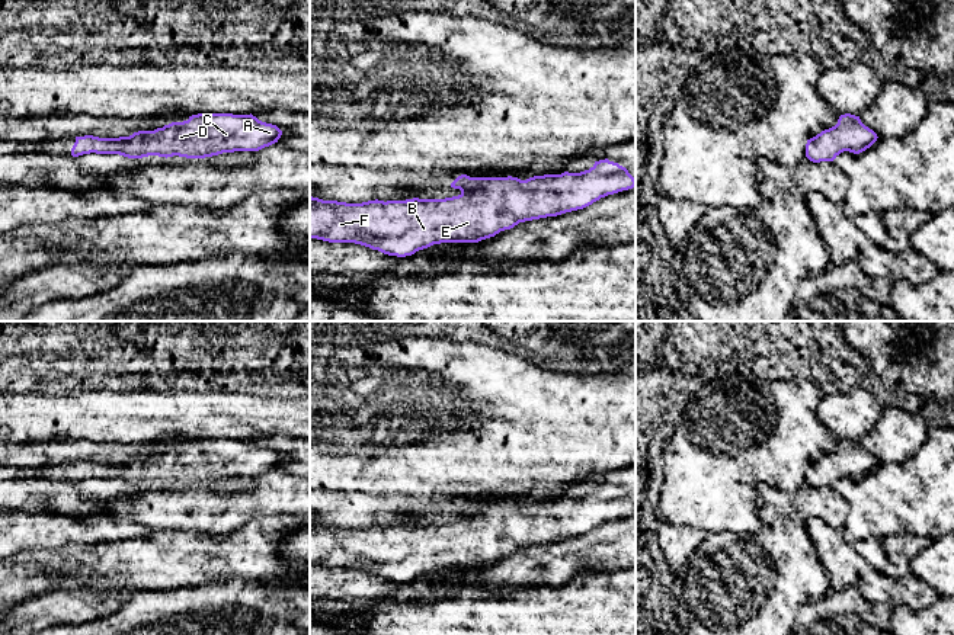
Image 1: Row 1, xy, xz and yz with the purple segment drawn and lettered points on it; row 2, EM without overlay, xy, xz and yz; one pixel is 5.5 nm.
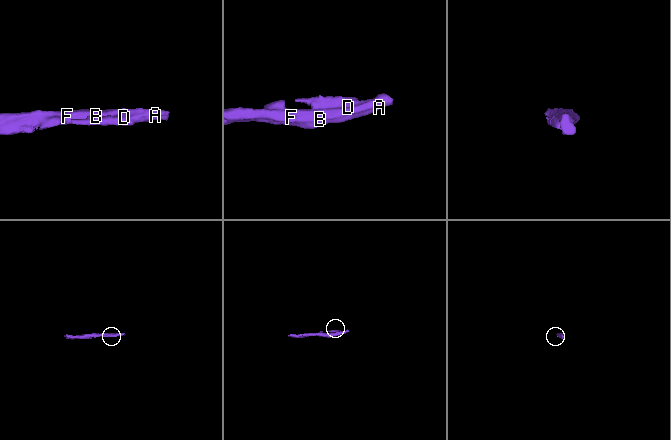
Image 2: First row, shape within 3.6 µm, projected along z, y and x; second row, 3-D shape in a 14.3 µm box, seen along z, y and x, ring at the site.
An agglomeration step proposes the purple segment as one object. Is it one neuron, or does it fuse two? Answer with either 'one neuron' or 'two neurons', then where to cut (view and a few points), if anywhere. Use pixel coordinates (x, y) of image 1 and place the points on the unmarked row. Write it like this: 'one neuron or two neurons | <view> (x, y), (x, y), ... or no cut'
one neuron | no cut

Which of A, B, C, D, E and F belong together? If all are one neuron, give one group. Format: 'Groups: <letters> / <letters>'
Groups: A B C D E F

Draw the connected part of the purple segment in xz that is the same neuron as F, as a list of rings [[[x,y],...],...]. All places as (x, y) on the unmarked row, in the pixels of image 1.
[[[608,484],[595,487],[595,490],[580,498],[564,497],[561,500],[534,501],[526,506],[518,503],[470,503],[458,501],[451,513],[460,514],[458,522],[445,525],[406,525],[406,526],[368,526],[362,529],[346,529],[337,526],[323,526],[310,520],[310,564],[329,568],[355,568],[388,581],[406,583],[419,575],[441,568],[478,568],[494,562],[500,557],[510,555],[519,548],[557,542],[566,538],[583,535],[593,527],[622,516],[633,514],[636,504],[628,496]]]

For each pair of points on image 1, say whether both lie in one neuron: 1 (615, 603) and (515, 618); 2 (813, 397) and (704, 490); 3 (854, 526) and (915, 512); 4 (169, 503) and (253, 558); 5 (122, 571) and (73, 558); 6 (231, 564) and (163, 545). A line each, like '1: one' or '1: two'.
1: one
2: one
3: one
4: two
5: one
6: one

